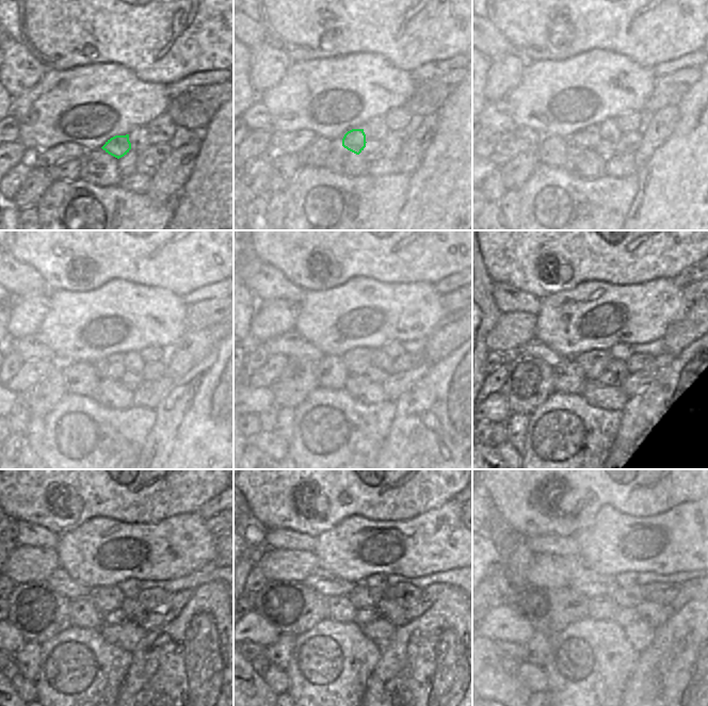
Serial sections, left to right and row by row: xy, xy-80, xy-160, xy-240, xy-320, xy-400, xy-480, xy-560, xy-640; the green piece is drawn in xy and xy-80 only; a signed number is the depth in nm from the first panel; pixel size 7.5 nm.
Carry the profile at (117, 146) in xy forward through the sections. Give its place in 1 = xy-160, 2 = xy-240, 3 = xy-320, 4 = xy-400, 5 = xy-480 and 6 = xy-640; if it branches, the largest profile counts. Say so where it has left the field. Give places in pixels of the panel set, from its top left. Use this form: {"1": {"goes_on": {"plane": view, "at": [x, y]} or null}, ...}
{"1": {"goes_on": {"plane": "xy-160", "at": [593, 143]}}, "2": {"goes_on": {"plane": "xy-240", "at": [113, 366]}}, "3": {"goes_on": {"plane": "xy-320", "at": [356, 362]}}, "4": {"goes_on": {"plane": "xy-400", "at": [594, 363]}}, "5": {"goes_on": {"plane": "xy-480", "at": [130, 593]}}, "6": {"goes_on": {"plane": "xy-640", "at": [623, 579]}}}

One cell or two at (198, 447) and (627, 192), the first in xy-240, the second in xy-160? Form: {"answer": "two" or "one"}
{"answer": "two"}

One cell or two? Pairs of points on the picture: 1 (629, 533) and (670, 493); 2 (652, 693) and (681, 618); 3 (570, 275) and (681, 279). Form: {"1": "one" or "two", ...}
{"1": "two", "2": "one", "3": "two"}

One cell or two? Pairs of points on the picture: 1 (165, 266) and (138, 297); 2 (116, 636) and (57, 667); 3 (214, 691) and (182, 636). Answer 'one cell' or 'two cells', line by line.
1: two cells
2: one cell
3: one cell

